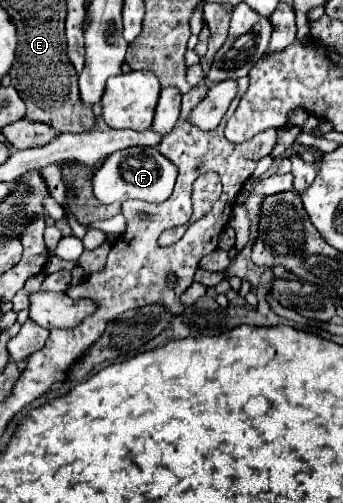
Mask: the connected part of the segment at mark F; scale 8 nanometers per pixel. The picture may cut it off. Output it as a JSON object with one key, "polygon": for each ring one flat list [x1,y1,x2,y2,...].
{"polygon":[[129,147,111,153,93,175,93,193,99,203,123,203,125,199,143,199,149,203,165,201,175,185,177,167,169,163,155,147]]}

